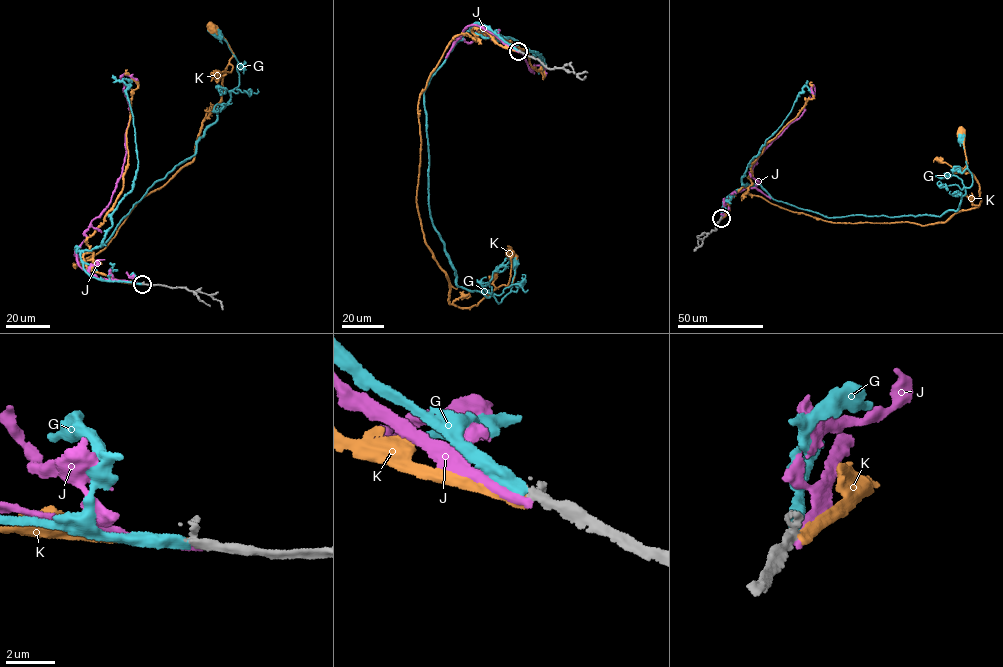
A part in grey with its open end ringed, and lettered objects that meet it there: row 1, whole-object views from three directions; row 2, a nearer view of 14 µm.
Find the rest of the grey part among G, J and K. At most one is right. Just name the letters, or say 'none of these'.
G

